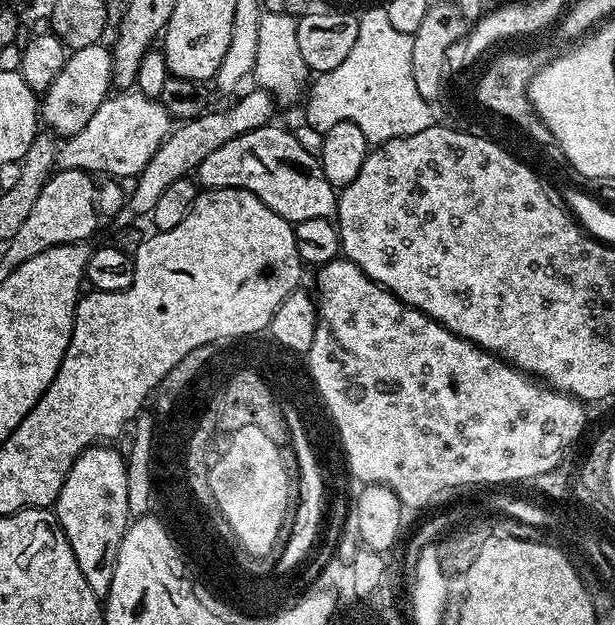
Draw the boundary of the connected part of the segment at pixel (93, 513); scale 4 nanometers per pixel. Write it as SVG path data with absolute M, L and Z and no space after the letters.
M93 446L78 457L62 482L62 490L54 505L56 520L62 526L74 552L115 552L130 523L126 498L125 457L112 446Z

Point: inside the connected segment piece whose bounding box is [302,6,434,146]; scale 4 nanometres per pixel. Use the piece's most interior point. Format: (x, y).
(372, 87)

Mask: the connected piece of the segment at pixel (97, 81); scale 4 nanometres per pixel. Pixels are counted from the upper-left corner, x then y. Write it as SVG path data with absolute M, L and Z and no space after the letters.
M103 43L75 49L67 57L53 84L43 93L39 115L57 137L67 138L82 130L82 126L86 126L86 122L94 118L94 110L102 106L102 102L108 99L113 88L111 51Z

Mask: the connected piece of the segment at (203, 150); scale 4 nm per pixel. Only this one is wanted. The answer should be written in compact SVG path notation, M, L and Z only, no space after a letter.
M251 90L241 98L237 104L229 108L220 108L203 112L198 118L177 123L169 132L168 137L154 150L154 158L146 162L139 176L135 177L136 184L126 196L126 206L120 211L119 223L128 224L132 216L147 217L154 210L158 198L174 182L191 177L196 169L200 167L202 158L208 157L218 146L230 142L230 138L238 138L238 134L246 134L250 130L258 130L263 124L273 119L272 108L274 101L269 92Z

